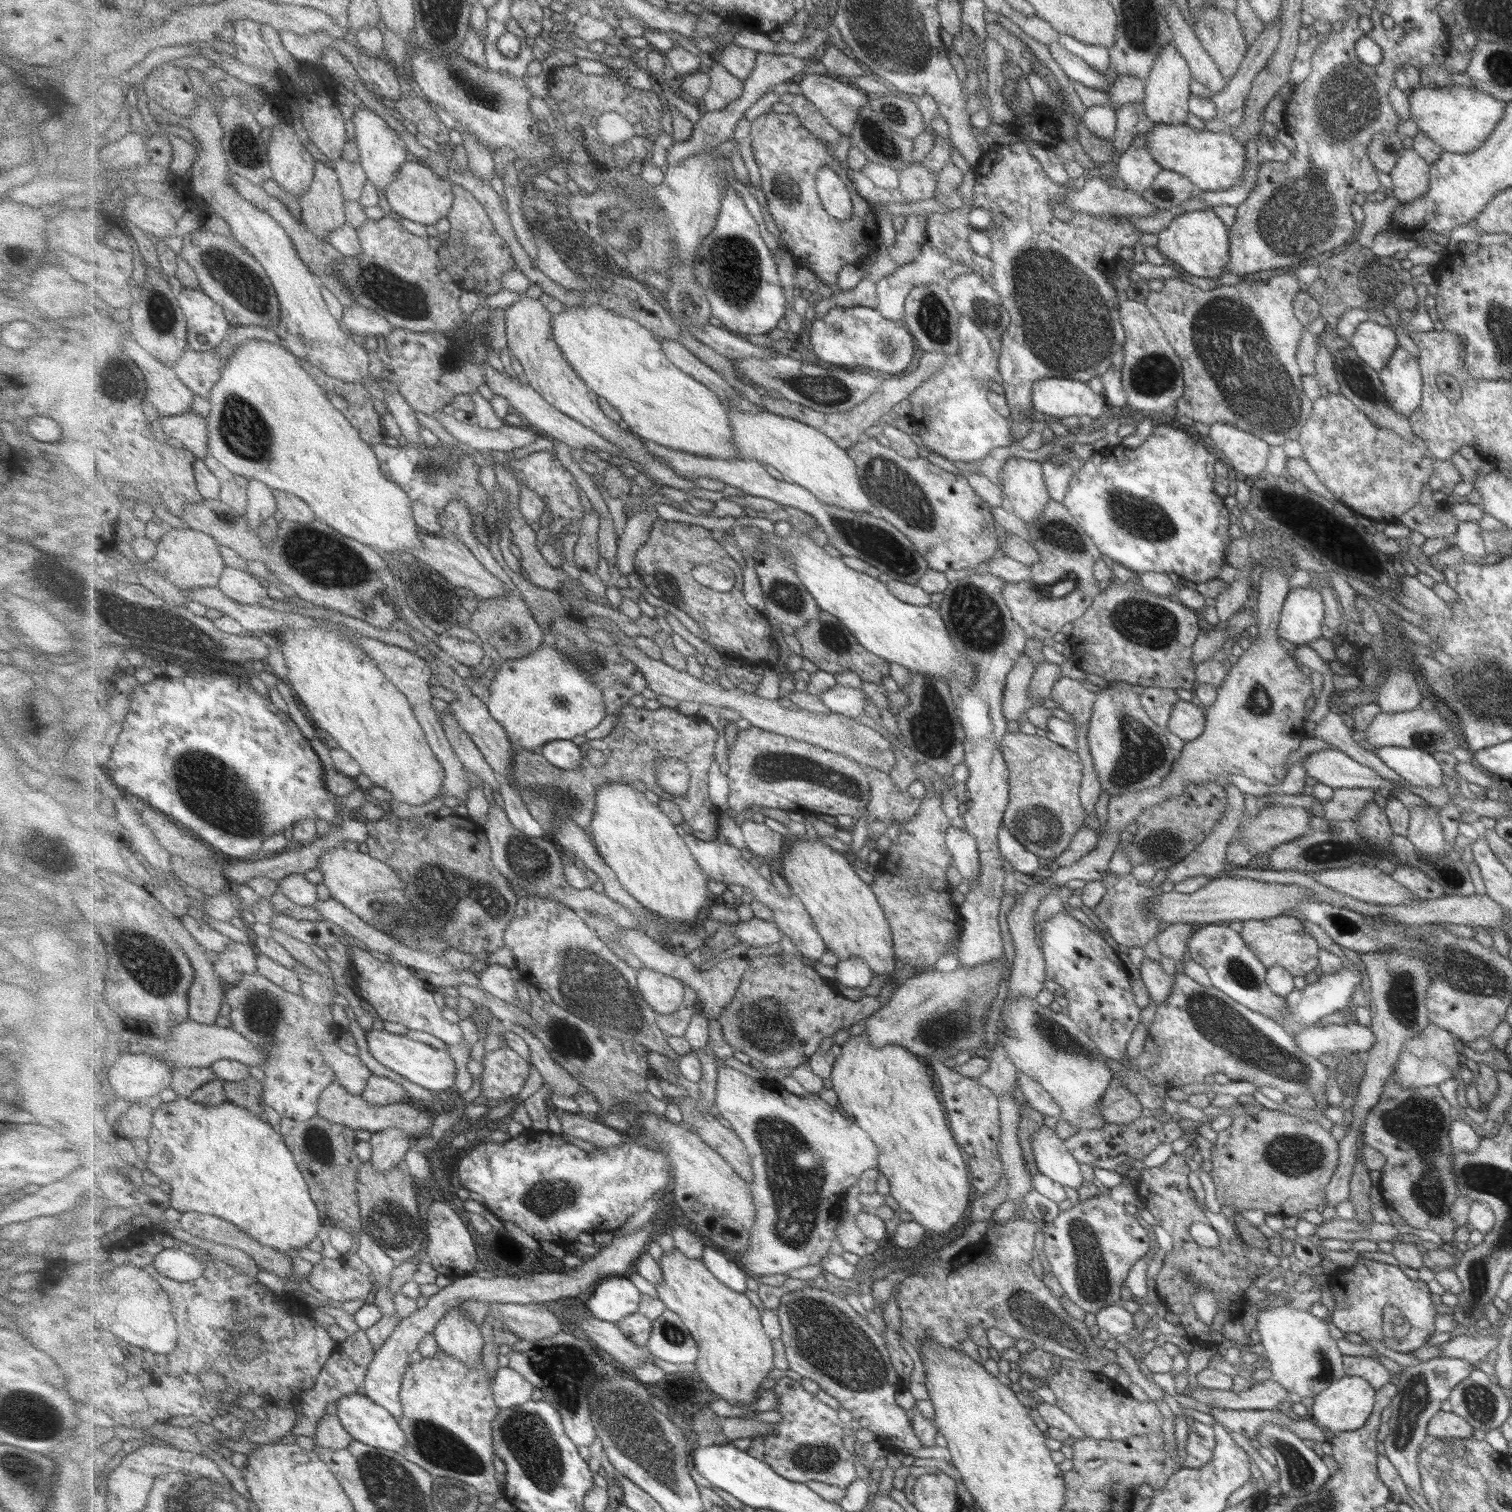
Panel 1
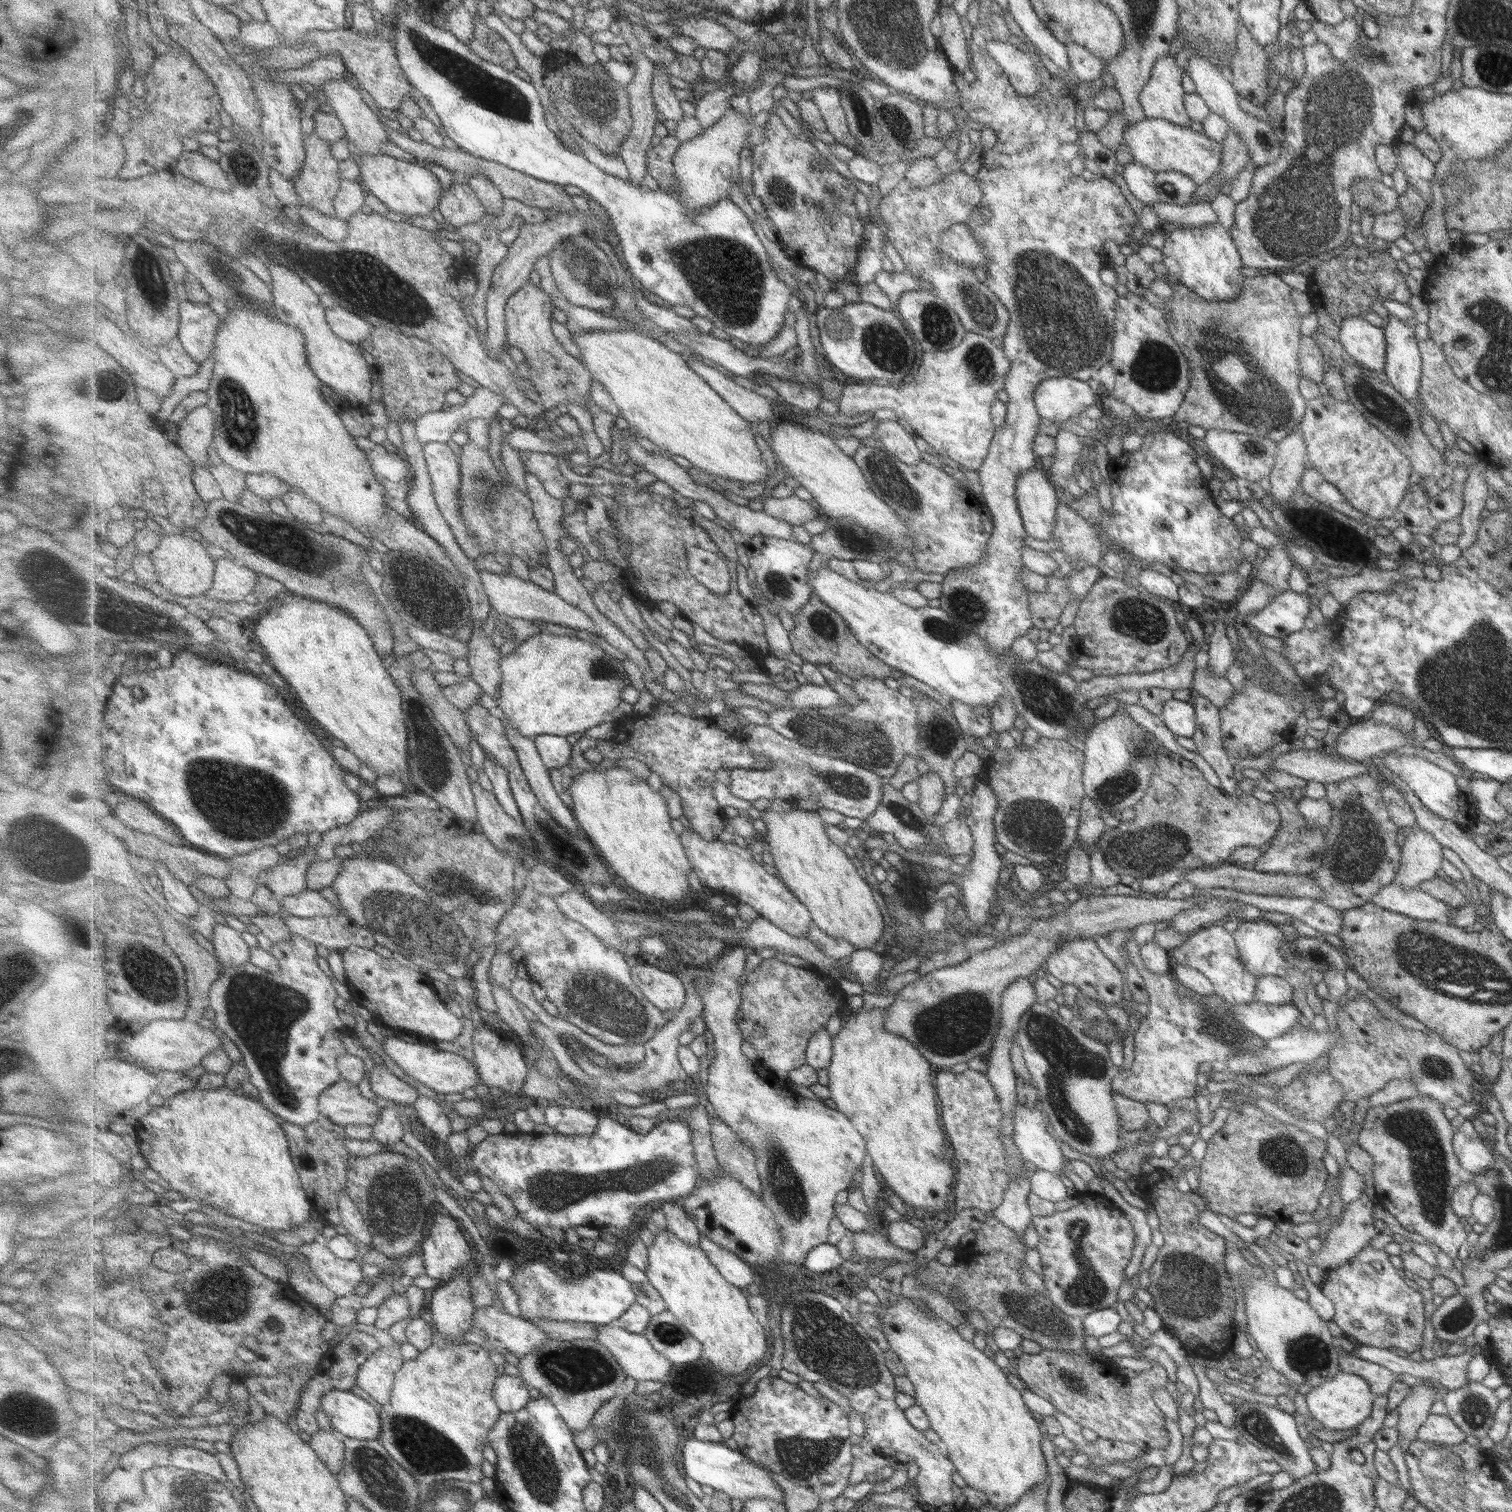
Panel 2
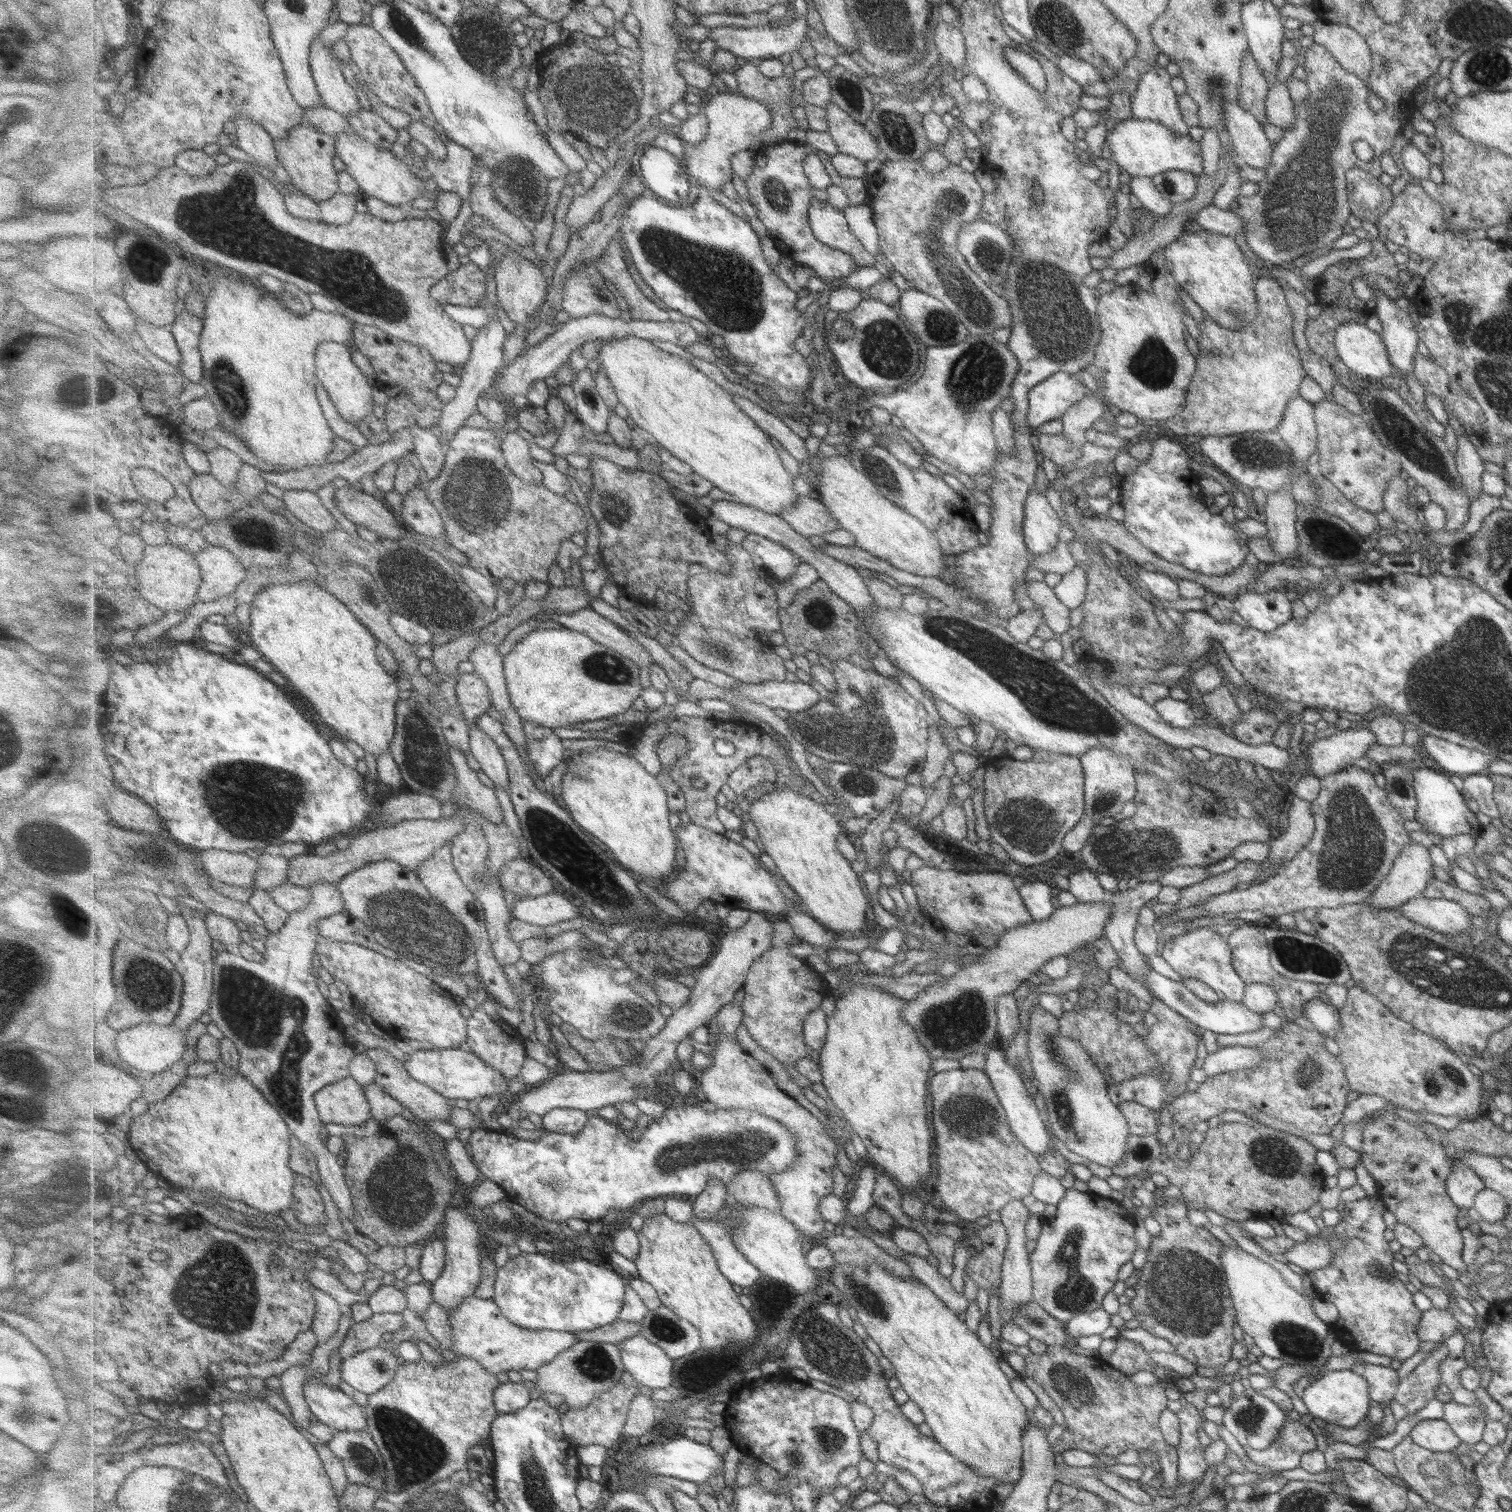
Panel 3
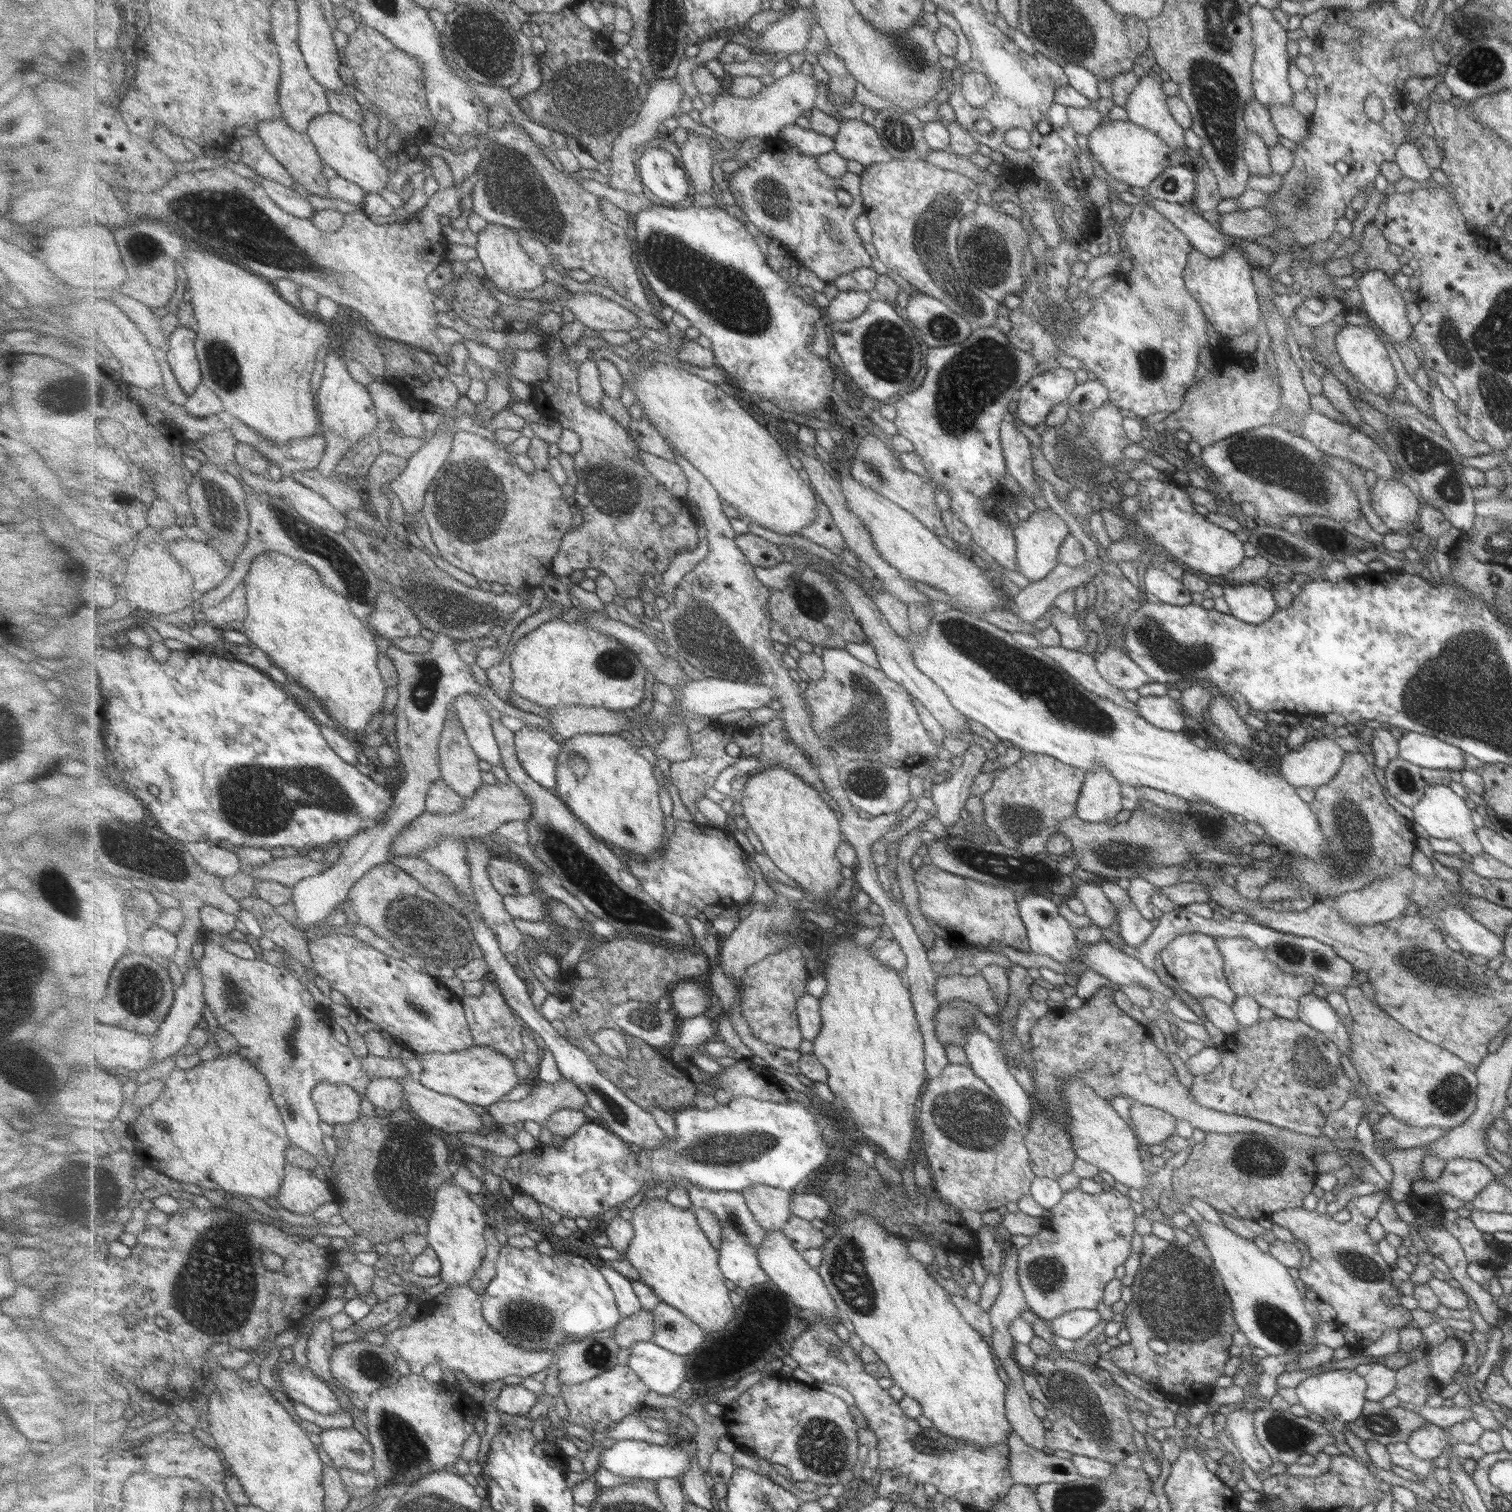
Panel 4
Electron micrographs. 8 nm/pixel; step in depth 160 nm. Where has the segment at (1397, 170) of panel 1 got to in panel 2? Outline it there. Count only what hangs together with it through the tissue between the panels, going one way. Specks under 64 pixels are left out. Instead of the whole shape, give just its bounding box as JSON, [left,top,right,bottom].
[1397,143,1434,206]

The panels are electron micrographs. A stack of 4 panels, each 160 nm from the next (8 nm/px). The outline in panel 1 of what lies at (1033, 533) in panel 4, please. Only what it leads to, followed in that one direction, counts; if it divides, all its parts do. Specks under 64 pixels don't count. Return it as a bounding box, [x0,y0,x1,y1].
[998,456,1050,523]

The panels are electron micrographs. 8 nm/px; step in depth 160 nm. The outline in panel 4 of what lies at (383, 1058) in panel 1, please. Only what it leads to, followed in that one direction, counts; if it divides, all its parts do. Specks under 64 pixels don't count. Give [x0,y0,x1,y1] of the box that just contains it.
[416,1045,523,1109]

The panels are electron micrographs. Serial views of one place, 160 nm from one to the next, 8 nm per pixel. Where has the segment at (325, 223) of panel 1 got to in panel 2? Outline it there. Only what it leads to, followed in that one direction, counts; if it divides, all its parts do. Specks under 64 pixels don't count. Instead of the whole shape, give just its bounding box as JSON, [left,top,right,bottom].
[292,132,342,217]

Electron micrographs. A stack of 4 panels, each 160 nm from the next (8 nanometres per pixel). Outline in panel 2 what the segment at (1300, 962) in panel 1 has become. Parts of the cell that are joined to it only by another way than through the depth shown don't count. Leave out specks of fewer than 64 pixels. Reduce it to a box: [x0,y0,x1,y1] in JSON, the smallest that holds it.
[1230,920,1322,992]

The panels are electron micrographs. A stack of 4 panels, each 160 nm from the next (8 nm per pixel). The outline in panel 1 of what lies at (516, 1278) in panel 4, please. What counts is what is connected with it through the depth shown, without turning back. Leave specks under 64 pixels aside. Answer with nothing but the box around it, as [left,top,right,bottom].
[584,1276,641,1323]

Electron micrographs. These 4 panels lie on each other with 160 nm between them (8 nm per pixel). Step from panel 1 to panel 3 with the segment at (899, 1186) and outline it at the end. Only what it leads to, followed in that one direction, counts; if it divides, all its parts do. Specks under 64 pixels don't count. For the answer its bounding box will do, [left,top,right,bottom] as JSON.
[820,984,936,1191]

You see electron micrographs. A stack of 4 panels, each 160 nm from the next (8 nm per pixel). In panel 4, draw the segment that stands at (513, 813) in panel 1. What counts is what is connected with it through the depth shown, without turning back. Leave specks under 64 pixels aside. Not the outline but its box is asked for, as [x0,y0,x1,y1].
[454,693,502,767]

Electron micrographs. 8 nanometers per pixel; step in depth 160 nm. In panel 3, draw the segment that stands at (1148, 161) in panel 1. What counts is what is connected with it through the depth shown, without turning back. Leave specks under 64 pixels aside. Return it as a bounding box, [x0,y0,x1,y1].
[1128,177,1171,217]

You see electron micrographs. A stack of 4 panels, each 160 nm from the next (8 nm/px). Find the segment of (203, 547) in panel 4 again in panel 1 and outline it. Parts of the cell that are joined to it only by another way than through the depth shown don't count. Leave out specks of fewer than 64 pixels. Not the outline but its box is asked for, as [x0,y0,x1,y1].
[217,565,269,605]

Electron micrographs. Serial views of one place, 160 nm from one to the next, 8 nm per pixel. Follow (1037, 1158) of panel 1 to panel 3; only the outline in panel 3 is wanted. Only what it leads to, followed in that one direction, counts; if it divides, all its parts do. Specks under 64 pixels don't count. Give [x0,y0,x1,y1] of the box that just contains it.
[984,1046,1049,1156]

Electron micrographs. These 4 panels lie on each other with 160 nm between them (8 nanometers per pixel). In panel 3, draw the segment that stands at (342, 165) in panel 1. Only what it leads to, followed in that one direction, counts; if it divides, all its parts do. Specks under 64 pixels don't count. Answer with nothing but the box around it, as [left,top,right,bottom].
[319,193,362,226]

